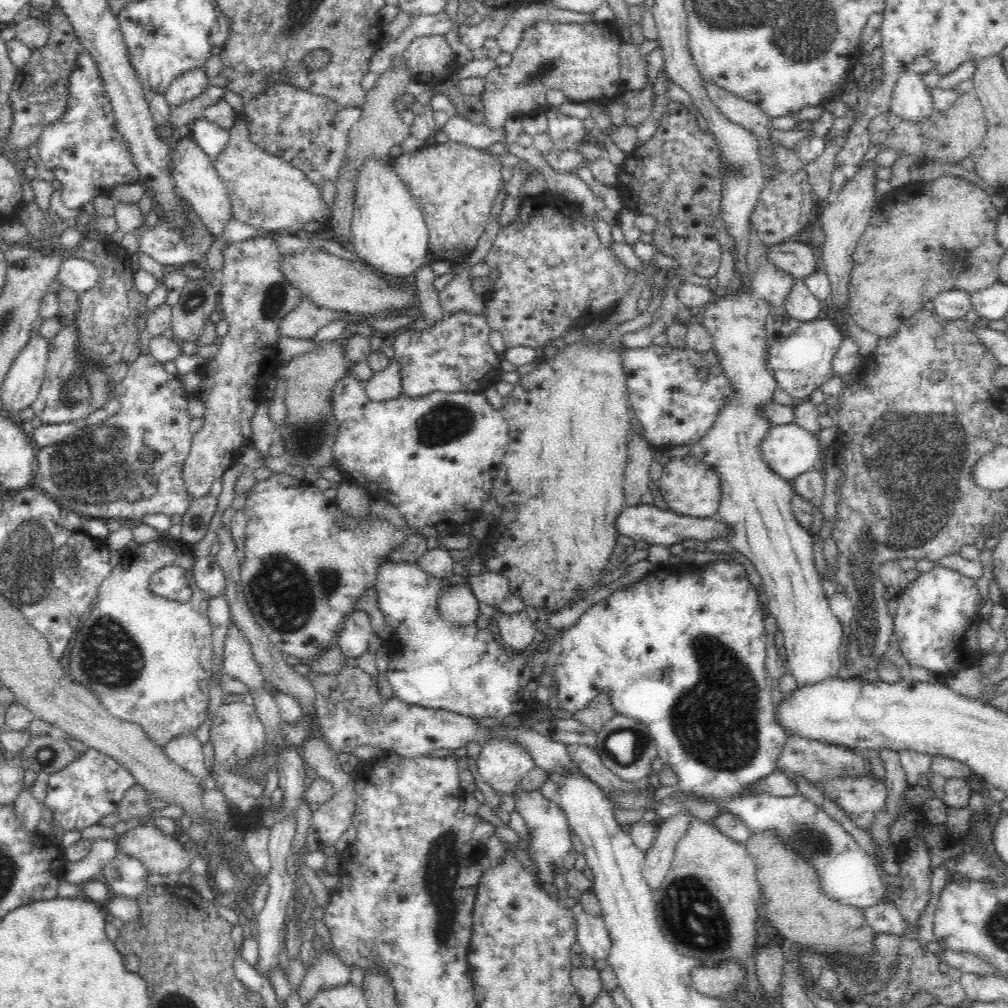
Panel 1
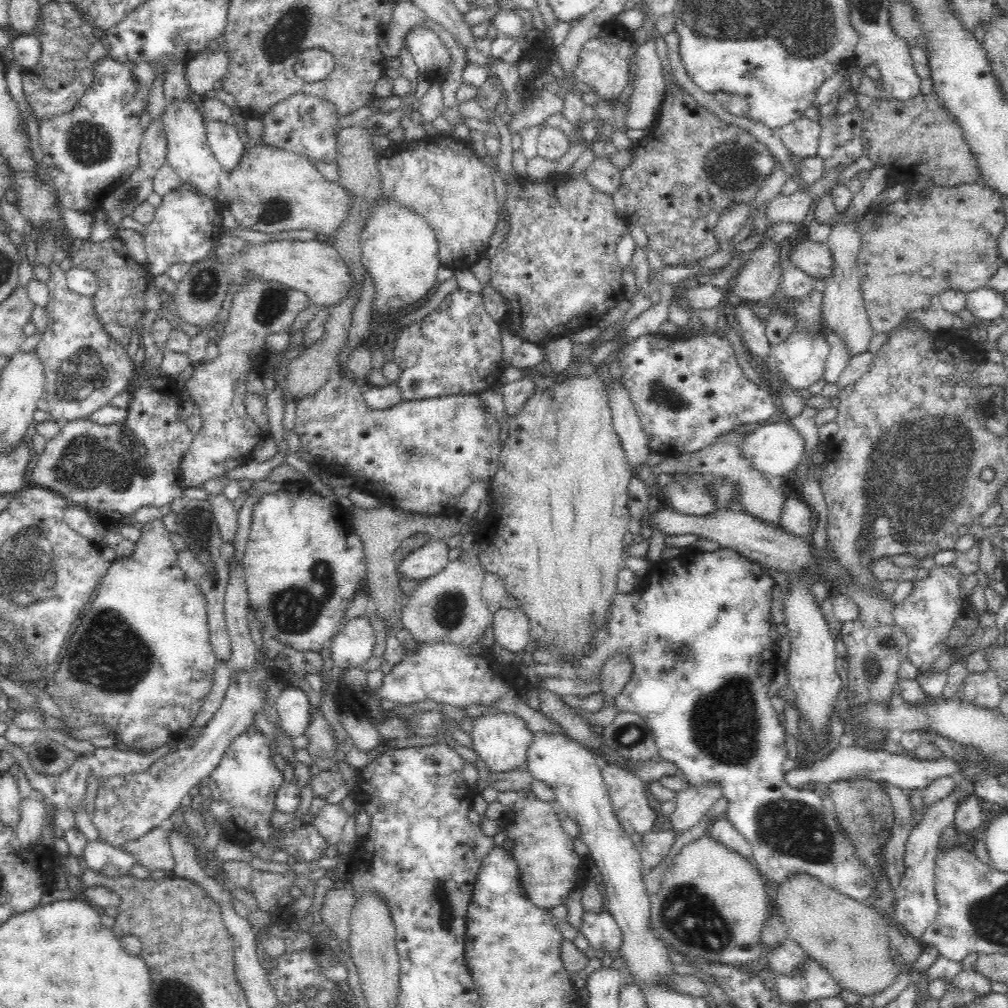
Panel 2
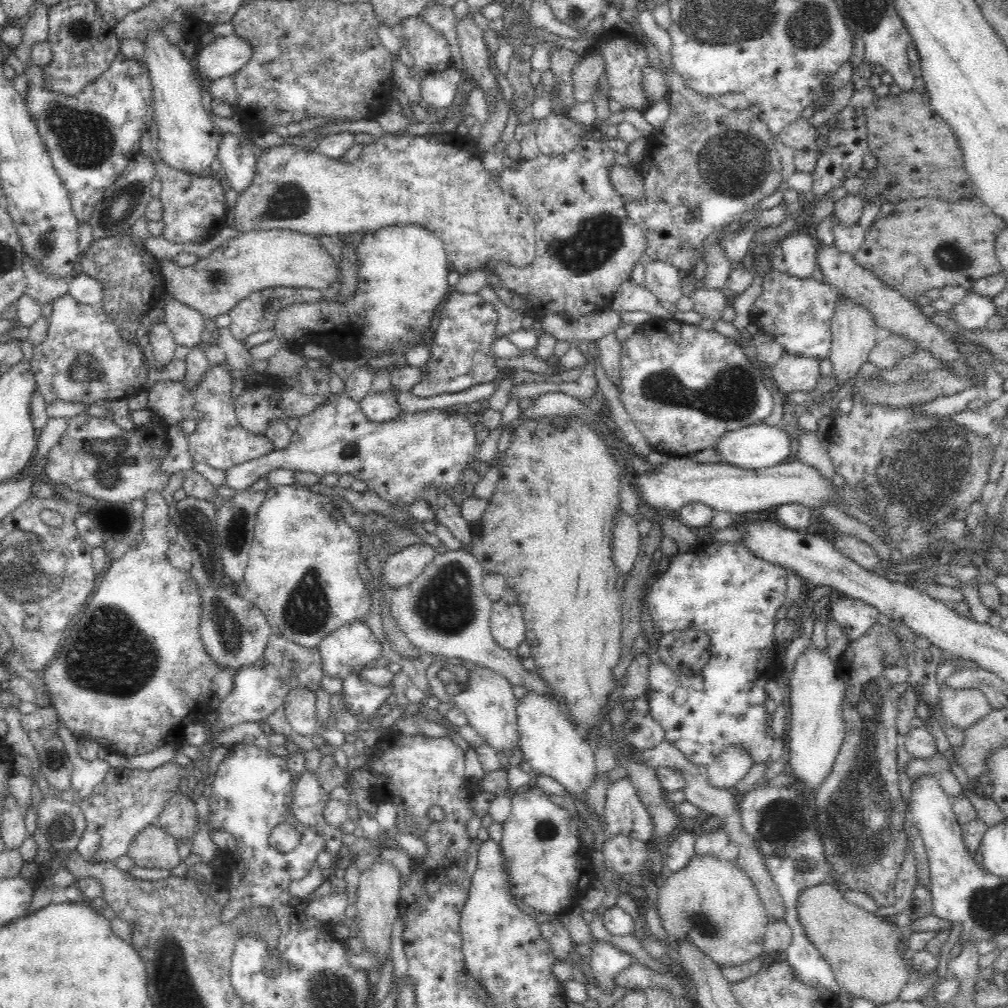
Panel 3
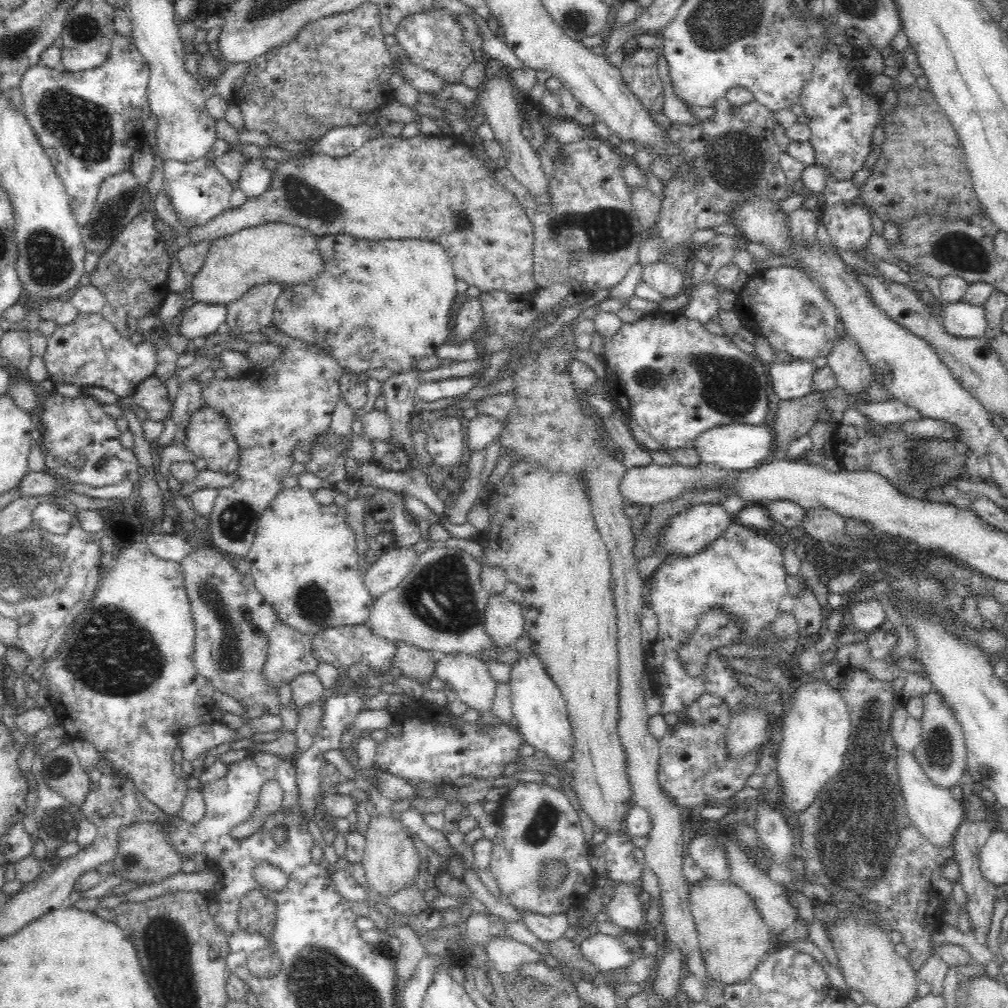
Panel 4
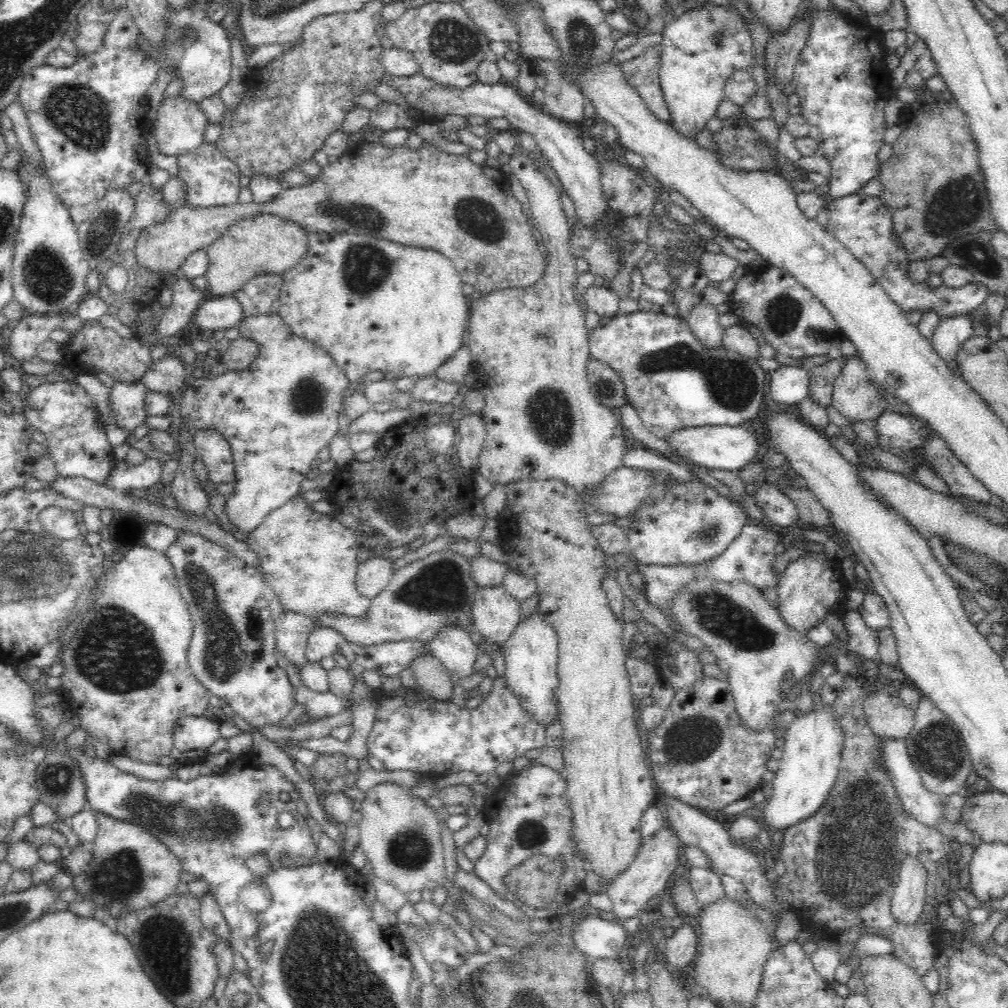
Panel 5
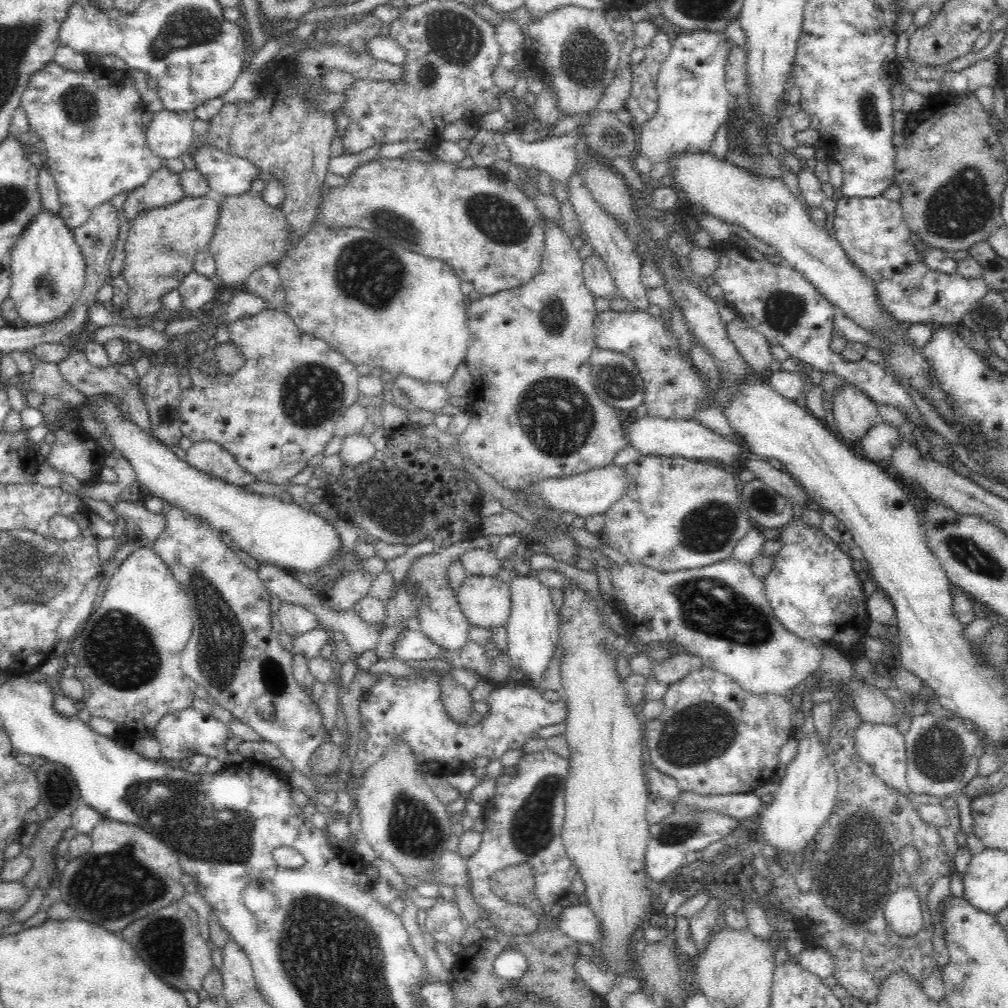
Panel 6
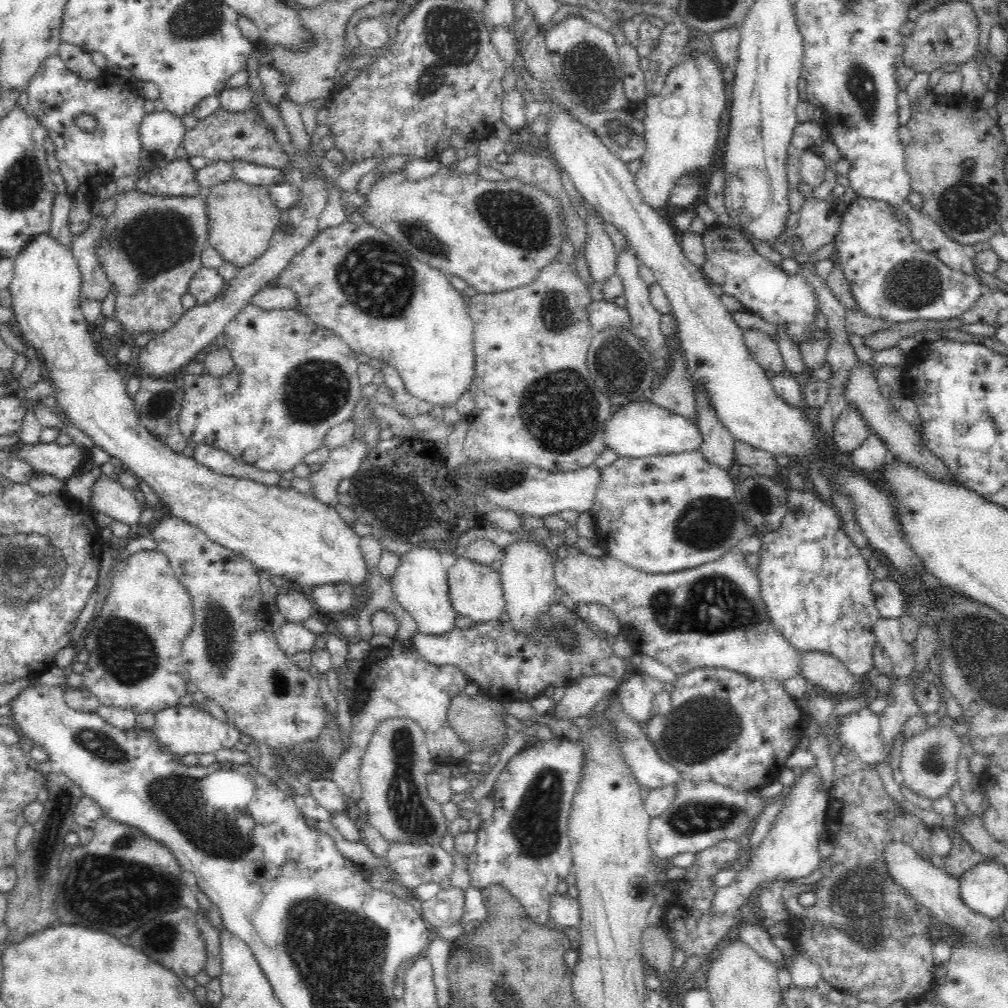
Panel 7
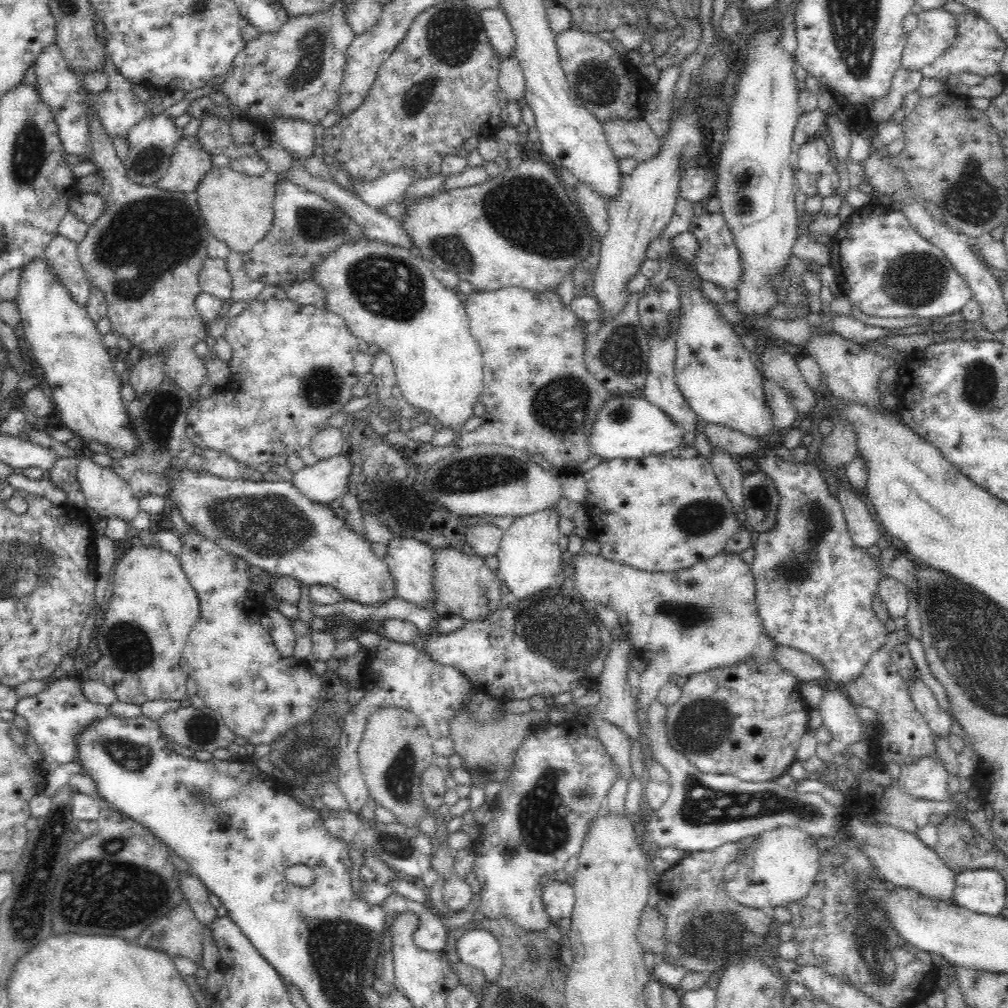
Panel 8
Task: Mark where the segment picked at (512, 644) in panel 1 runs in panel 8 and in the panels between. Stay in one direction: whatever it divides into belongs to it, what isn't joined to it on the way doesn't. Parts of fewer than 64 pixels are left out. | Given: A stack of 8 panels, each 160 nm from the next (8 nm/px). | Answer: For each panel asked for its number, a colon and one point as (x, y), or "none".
2: (511, 627)
3: (507, 623)
4: (504, 622)
5: (496, 614)
6: (486, 602)
7: (476, 591)
8: (464, 586)

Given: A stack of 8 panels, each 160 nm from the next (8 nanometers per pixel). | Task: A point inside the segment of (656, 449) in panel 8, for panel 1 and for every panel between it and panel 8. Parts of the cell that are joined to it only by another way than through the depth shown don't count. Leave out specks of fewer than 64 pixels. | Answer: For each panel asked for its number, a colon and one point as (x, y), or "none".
1: (789, 450)
2: (776, 448)
3: (756, 446)
4: (736, 447)
5: (726, 447)
6: (689, 439)
7: (641, 428)

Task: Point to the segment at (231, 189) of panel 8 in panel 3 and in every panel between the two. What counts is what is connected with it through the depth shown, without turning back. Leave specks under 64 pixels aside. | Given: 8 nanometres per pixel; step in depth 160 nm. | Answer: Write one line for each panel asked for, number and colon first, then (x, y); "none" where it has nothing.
3: (257, 260)
4: (275, 252)
5: (263, 244)
6: (249, 233)
7: (242, 218)

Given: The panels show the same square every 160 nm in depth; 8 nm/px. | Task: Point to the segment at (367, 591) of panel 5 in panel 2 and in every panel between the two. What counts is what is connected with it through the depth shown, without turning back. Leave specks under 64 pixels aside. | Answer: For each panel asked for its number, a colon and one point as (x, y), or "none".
2: (429, 559)
3: (405, 566)
4: (394, 565)

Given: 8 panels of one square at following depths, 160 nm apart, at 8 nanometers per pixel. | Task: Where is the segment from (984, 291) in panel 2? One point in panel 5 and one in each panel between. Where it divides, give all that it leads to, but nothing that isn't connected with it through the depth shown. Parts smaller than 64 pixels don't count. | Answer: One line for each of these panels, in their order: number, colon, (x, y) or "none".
3: (973, 313)
4: (961, 319)
5: (947, 340)

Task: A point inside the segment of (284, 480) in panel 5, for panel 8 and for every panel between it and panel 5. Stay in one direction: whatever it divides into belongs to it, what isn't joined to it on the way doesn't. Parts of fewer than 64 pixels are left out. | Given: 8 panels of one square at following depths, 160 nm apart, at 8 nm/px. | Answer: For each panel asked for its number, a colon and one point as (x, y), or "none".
6: (278, 411)
7: (292, 381)
8: (292, 368)

